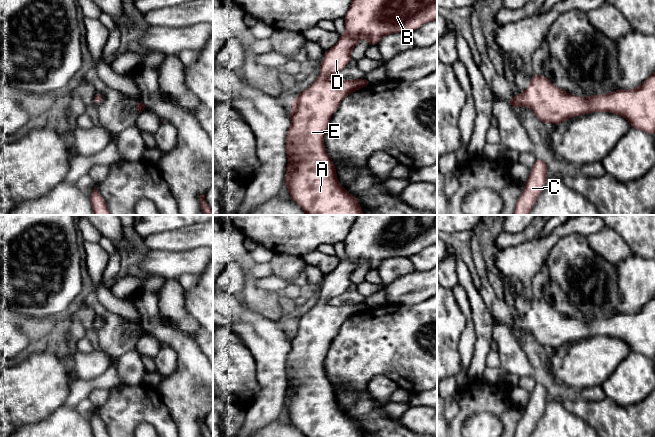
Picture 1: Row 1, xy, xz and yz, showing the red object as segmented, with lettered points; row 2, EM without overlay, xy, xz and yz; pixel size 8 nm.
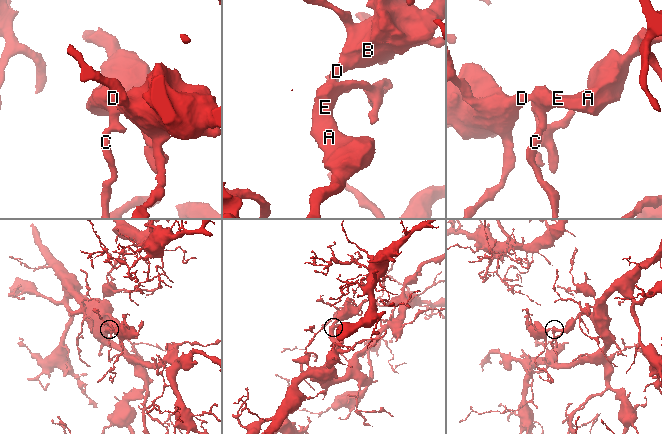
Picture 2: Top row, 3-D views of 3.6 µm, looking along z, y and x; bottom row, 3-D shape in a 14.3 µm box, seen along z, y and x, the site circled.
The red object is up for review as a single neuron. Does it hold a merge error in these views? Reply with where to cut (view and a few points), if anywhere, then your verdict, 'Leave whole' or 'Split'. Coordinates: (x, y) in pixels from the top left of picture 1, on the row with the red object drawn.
No split. Leave whole

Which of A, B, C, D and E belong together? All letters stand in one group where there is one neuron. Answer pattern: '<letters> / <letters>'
A B C D E

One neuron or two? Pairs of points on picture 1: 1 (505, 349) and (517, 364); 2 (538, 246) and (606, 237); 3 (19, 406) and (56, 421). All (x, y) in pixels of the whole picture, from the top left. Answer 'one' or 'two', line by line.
1: one
2: two
3: two

